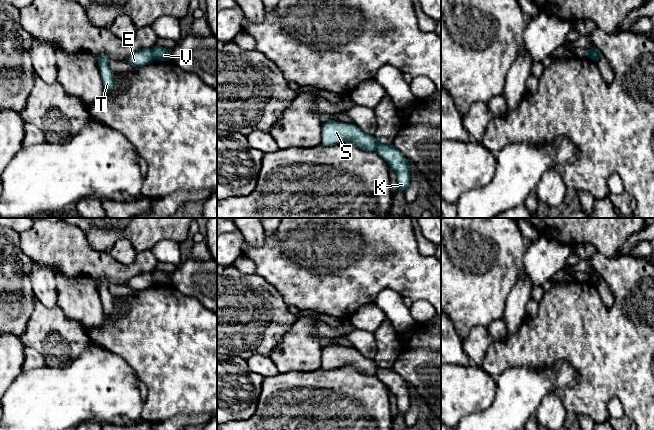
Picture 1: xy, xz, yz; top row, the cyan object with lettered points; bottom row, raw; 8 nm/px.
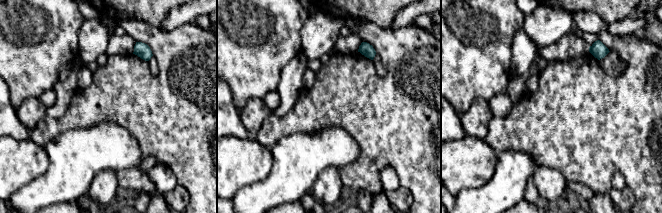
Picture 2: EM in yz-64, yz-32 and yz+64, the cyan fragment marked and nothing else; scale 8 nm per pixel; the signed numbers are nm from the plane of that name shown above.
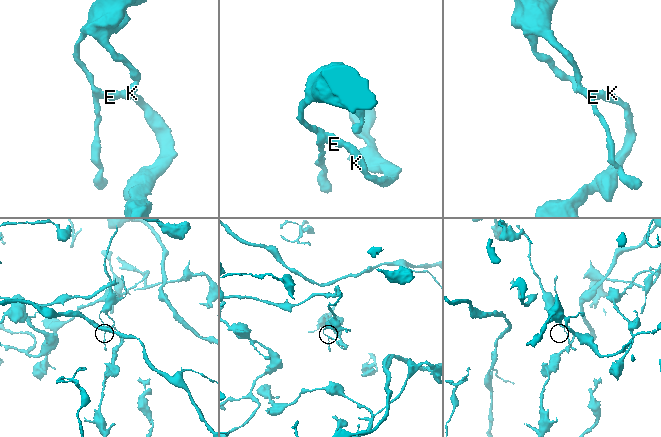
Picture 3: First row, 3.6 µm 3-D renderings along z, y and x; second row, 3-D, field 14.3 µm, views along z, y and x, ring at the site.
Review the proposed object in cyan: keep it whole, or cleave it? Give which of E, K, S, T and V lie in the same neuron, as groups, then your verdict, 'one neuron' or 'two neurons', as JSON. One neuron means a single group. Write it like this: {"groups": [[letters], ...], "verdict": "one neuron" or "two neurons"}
{"groups": [["E", "S", "T"], ["K", "V"]], "verdict": "two neurons"}

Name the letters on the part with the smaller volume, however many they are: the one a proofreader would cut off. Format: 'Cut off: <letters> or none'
Cut off: E, S, T

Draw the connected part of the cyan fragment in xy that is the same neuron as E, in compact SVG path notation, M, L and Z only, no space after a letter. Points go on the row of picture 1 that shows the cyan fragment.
M145 48L131 54L127 59L127 63L134 67L141 67L153 62L154 60L155 58L152 49Z

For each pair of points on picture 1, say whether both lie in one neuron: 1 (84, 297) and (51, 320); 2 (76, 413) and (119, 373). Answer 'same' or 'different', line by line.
1: different
2: same

